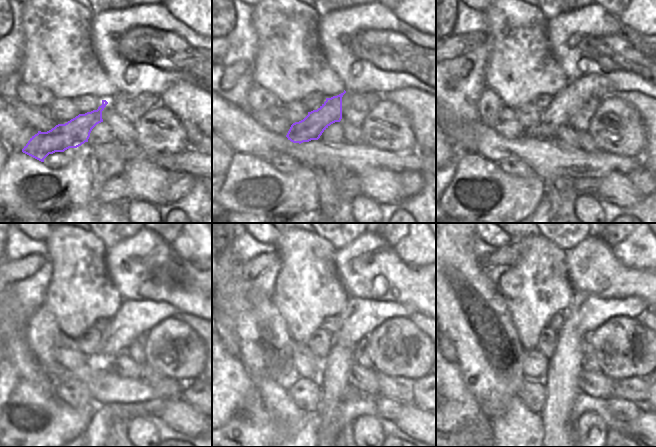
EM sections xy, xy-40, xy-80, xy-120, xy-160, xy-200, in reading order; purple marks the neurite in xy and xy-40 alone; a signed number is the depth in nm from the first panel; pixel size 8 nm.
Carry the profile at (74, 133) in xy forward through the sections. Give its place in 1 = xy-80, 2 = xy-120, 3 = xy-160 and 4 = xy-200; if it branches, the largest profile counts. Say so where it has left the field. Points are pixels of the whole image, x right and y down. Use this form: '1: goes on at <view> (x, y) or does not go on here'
1: goes on at xy-80 (567, 102)
2: goes on at xy-120 (134, 317)
3: goes on at xy-160 (360, 316)
4: goes on at xy-200 (592, 311)

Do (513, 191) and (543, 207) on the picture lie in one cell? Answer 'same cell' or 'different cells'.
different cells

